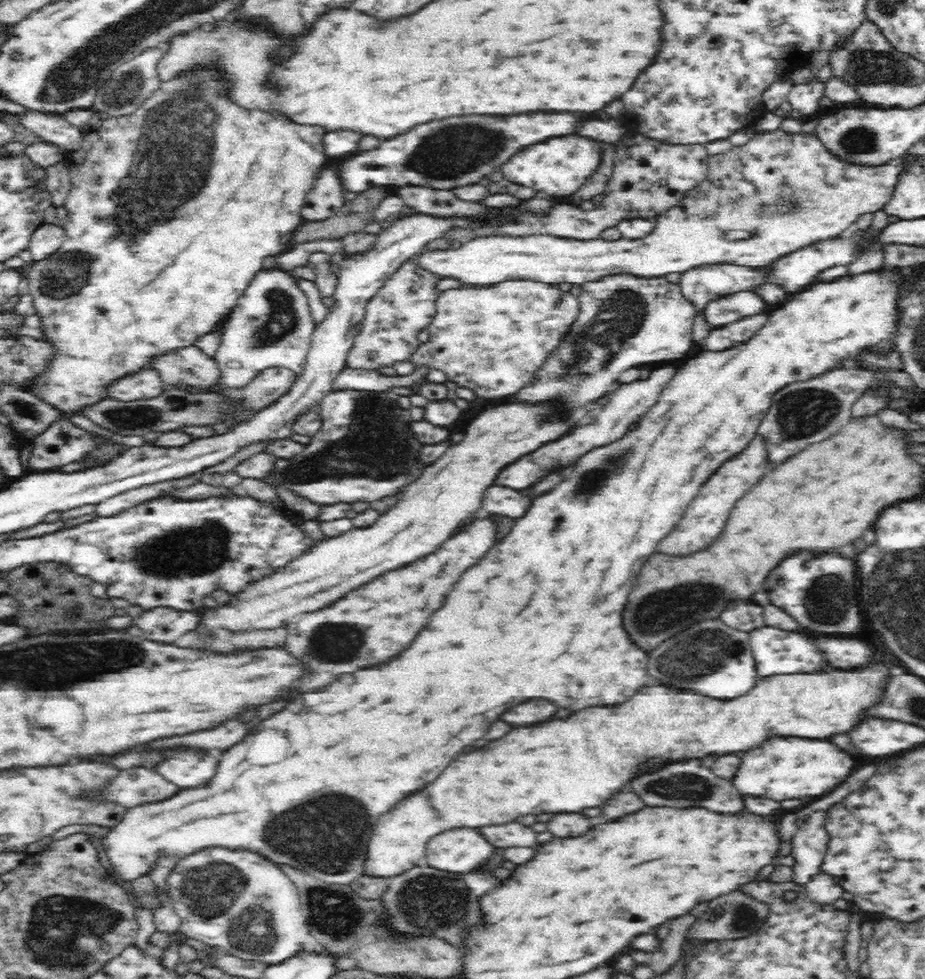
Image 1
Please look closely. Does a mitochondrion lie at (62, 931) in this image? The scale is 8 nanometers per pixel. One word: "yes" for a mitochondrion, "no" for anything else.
yes

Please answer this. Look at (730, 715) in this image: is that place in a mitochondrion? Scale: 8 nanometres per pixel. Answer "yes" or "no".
no

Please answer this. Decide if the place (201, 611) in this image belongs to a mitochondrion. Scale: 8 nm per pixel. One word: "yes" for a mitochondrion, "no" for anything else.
no

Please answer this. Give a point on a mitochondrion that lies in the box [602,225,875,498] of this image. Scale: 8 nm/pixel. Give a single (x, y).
(796, 409)

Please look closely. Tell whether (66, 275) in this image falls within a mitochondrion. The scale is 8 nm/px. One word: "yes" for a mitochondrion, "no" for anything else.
yes

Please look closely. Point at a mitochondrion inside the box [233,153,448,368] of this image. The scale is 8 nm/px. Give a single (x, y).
(283, 320)

